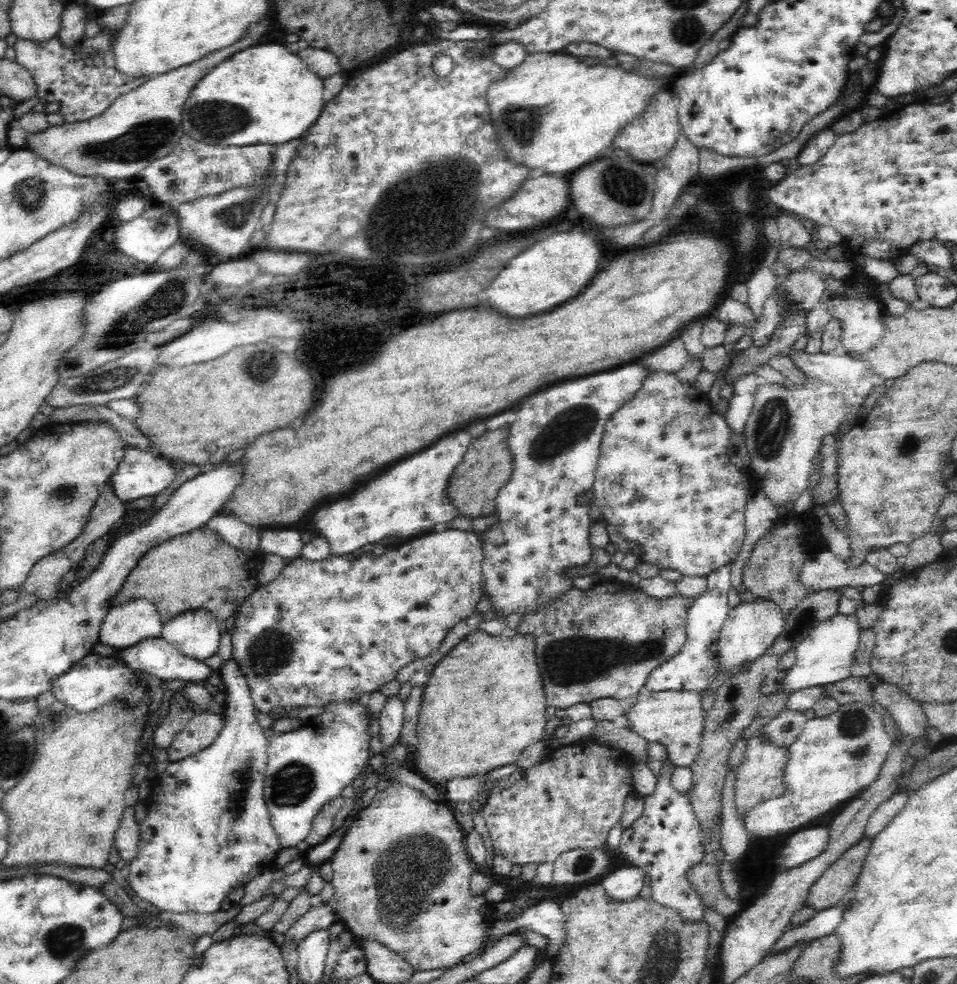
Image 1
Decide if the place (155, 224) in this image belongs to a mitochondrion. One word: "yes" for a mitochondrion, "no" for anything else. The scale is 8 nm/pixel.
no

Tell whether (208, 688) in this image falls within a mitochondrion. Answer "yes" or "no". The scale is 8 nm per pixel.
no

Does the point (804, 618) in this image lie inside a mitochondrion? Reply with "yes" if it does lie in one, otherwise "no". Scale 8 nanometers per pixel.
yes

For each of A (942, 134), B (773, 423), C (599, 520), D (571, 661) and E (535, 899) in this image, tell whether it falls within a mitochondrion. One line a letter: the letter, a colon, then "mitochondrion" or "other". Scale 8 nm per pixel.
A: mitochondrion
B: mitochondrion
C: other
D: mitochondrion
E: other

